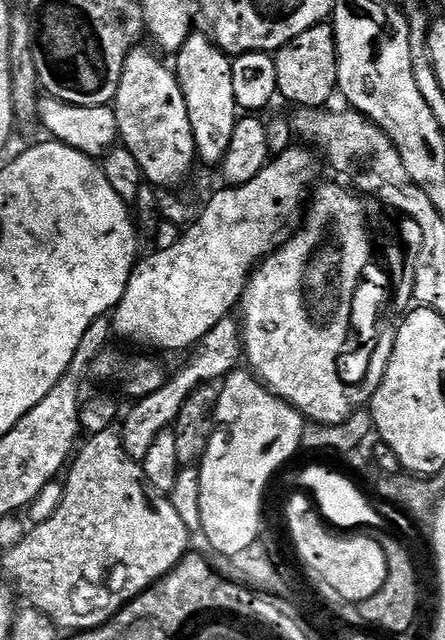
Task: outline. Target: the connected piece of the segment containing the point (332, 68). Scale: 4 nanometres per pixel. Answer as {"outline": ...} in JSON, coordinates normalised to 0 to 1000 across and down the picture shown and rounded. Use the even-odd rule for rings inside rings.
{"outline":[[[744,36],[710,38],[697,47],[672,50],[645,69],[634,70],[616,89],[622,103],[622,145],[631,152],[638,148],[652,161],[665,163],[663,166],[674,169],[724,169],[744,158],[737,155],[746,148],[751,152],[757,148],[760,84],[755,83],[753,53]]]}

